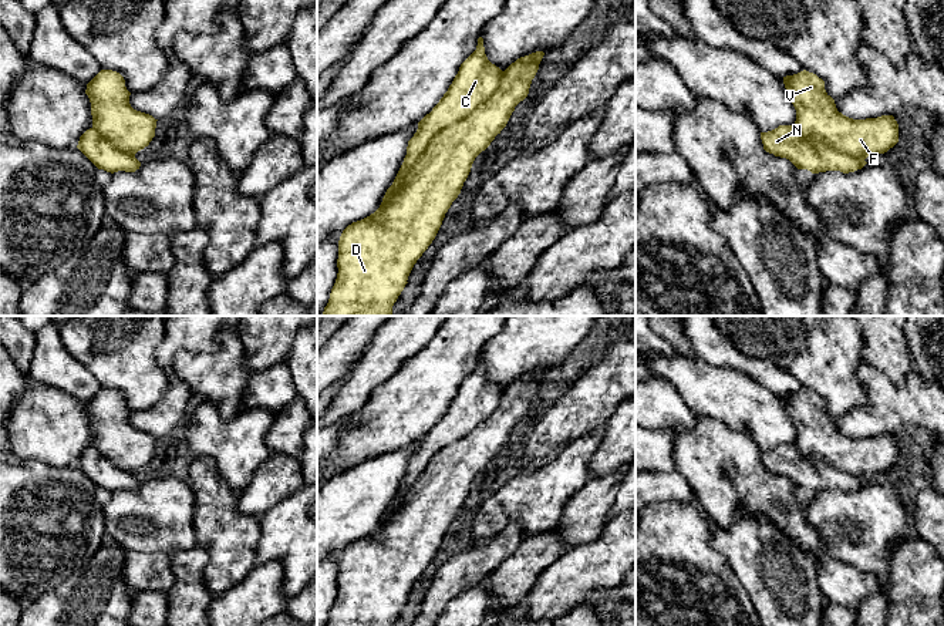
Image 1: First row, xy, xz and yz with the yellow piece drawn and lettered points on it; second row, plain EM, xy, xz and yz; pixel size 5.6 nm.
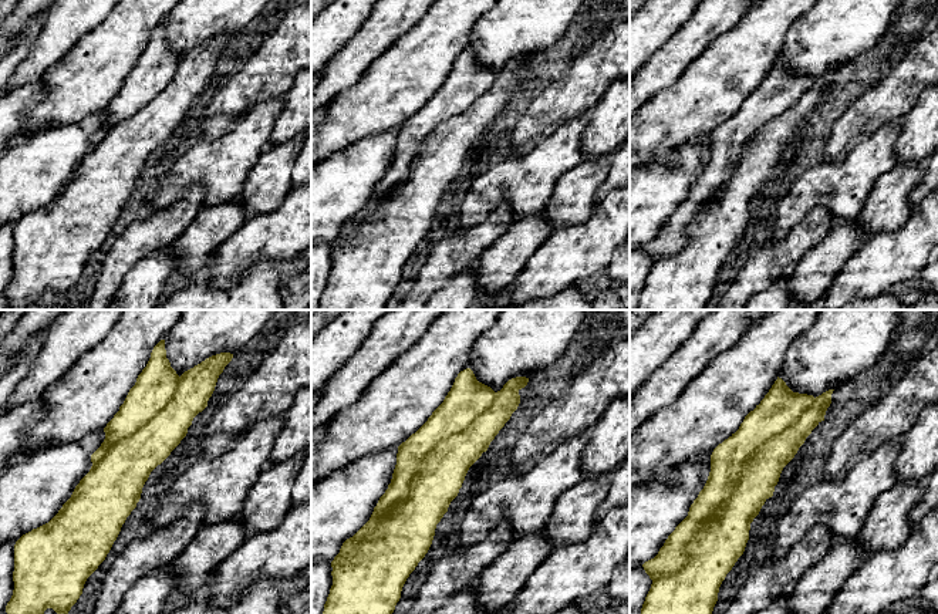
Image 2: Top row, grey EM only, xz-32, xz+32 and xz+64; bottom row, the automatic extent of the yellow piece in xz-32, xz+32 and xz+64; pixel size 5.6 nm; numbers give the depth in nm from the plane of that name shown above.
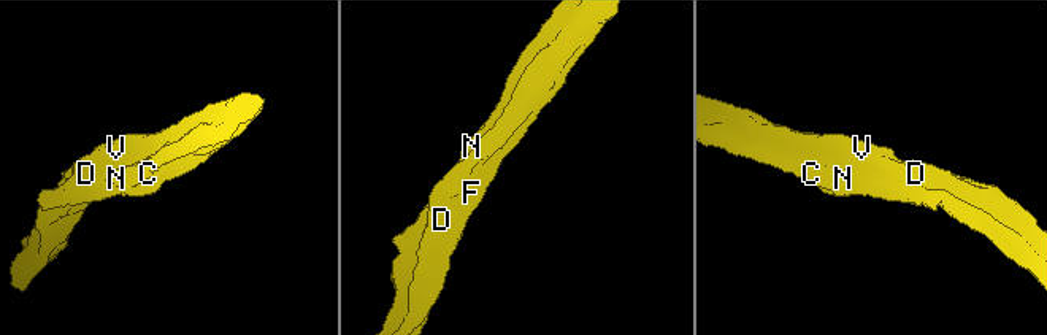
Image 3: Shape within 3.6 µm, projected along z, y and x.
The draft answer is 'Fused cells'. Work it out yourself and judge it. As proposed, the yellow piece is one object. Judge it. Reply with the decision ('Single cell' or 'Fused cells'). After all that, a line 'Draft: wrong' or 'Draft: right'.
Single cell
Draft: wrong

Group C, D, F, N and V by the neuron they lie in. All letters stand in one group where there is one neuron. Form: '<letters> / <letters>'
C D F N V

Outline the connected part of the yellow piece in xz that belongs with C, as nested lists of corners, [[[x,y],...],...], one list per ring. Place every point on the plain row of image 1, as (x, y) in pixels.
[[[478,357],[476,368],[461,383],[448,410],[432,430],[418,441],[417,451],[408,460],[404,481],[392,504],[387,508],[380,526],[343,549],[338,559],[338,592],[326,626],[394,625],[408,602],[414,583],[435,558],[445,532],[461,512],[475,477],[500,452],[515,425],[527,415],[543,374],[543,370],[536,370],[520,376],[502,390],[488,378],[483,357]]]

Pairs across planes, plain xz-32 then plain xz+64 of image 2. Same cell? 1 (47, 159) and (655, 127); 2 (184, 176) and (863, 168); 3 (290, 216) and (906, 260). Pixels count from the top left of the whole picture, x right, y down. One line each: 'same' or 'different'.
1: different
2: same
3: same

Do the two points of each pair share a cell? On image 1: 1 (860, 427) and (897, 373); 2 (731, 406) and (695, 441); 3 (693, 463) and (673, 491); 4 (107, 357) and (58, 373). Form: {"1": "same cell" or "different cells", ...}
{"1": "different cells", "2": "different cells", "3": "different cells", "4": "same cell"}

